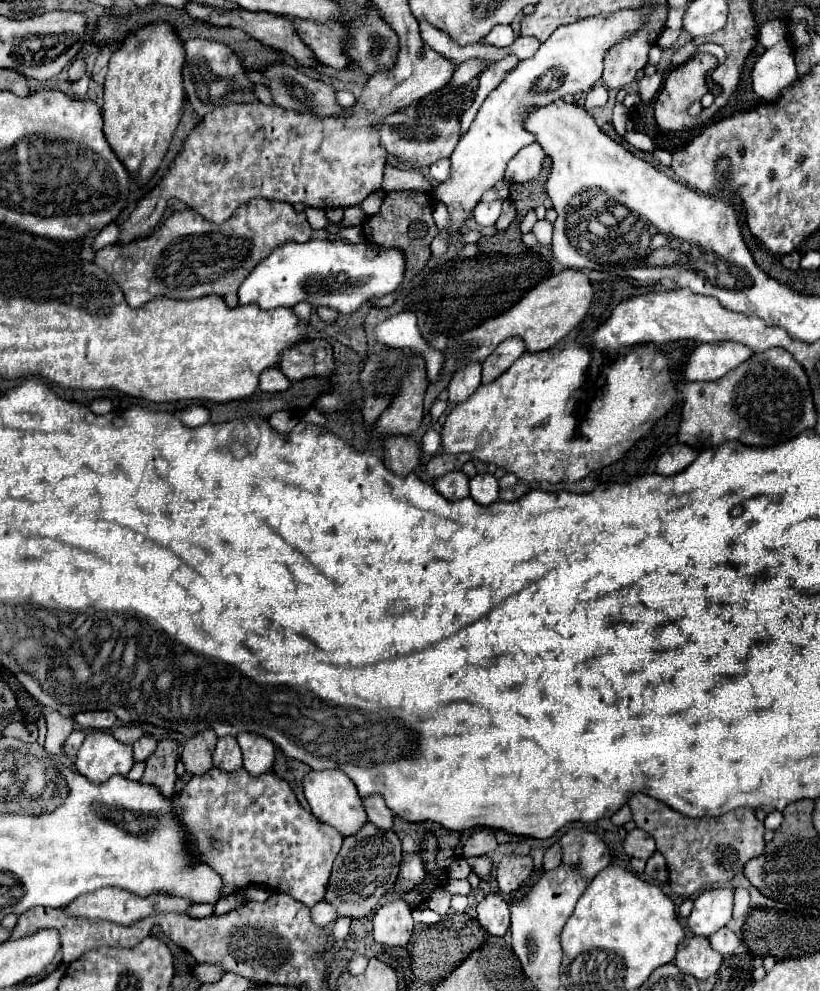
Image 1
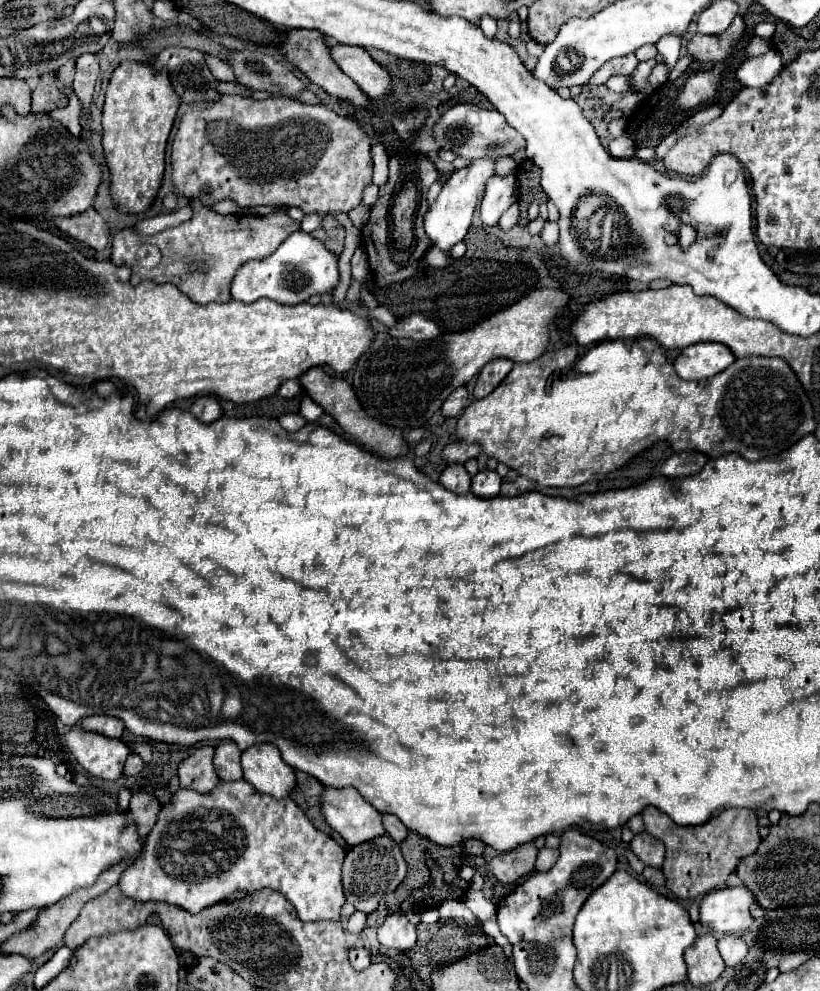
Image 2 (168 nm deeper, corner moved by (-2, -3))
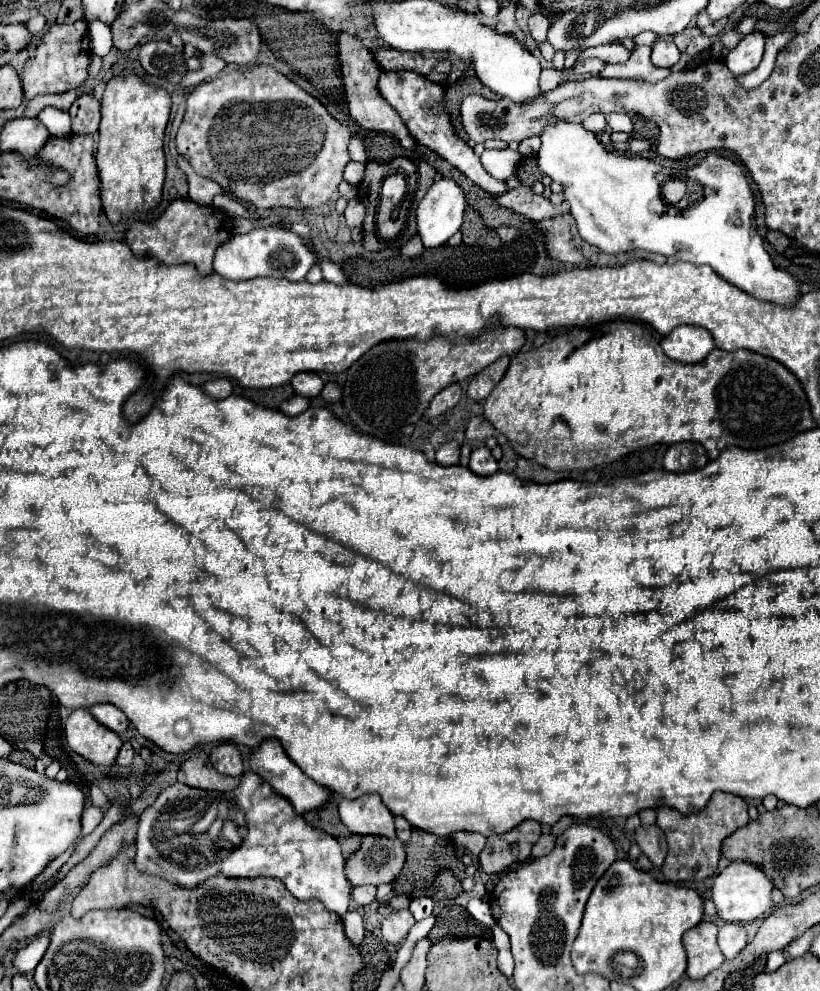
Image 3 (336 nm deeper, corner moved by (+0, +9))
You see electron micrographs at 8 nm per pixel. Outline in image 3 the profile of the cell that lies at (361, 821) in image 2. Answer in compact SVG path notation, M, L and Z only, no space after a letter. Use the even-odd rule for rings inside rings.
M368 794L358 800L346 800L342 798L338 804L338 812L342 822L352 834L360 836L386 836L396 838L394 830L394 816L392 812L382 804L380 796Z

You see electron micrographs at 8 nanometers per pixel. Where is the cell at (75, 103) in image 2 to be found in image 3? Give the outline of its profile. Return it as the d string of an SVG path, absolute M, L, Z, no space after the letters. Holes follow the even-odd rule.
M44 108L38 114L38 120L48 128L48 132L52 136L66 136L70 134L70 114L68 112L60 112L58 108Z

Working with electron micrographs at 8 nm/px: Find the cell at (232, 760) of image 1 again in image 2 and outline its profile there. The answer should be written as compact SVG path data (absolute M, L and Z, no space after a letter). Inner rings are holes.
M222 740L214 754L214 768L220 780L232 782L242 778L242 766L240 766L240 748L232 740Z

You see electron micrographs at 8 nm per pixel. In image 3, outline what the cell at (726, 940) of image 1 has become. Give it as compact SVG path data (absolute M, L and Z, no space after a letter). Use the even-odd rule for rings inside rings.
M724 924L720 928L718 946L728 960L736 958L744 950L746 944L748 944L748 934L742 924Z

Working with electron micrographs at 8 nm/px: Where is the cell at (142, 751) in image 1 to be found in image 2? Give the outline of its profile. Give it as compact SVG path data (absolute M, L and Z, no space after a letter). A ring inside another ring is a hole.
M130 754L128 760L126 760L126 766L124 766L124 774L126 776L136 776L140 770L144 768L144 760L140 758L140 754Z

